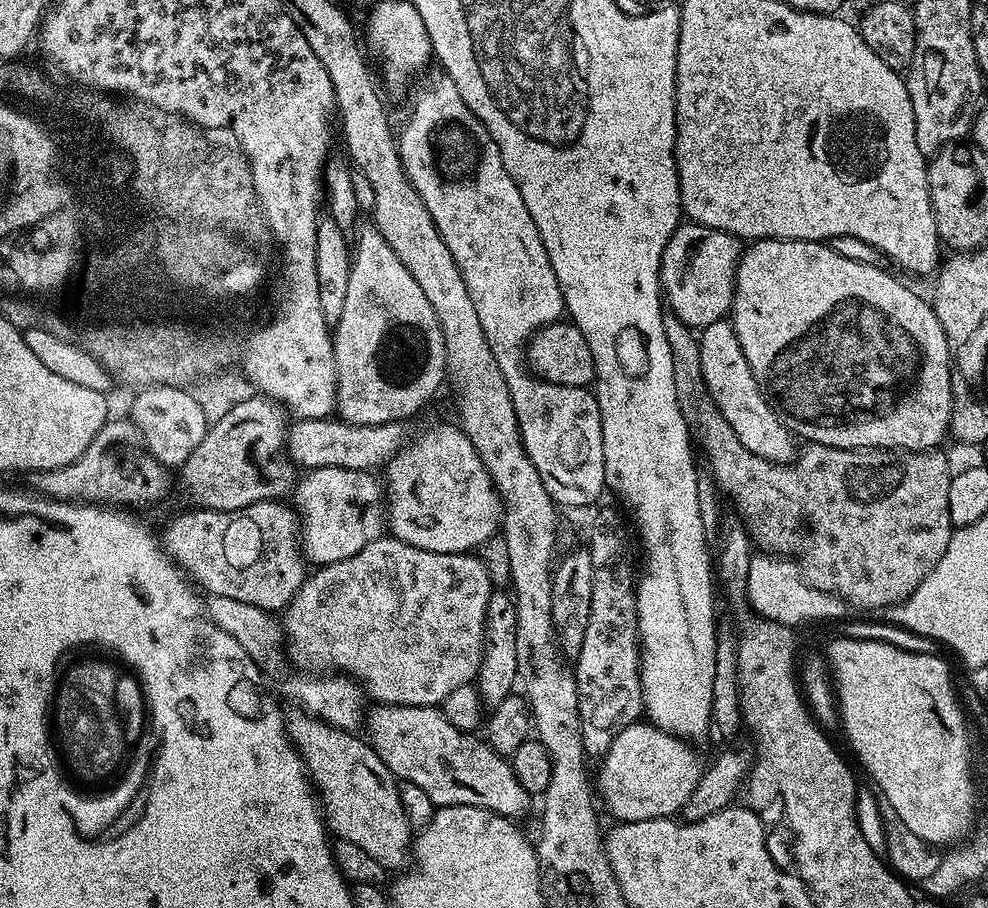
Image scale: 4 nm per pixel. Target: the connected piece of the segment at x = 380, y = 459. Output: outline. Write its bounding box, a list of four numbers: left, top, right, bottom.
[286,418,406,472]

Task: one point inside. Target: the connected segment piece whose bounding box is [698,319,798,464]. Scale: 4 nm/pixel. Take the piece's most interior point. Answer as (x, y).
(728, 378)

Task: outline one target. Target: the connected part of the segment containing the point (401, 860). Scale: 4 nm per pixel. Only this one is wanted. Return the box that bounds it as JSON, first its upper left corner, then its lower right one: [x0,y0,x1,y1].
[286,710,414,870]

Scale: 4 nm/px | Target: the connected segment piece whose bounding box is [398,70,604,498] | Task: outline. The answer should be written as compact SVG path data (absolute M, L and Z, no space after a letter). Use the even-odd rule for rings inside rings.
M443 70L432 71L425 71L419 77L420 85L413 90L412 97L408 100L404 125L401 128L399 125L398 128L402 166L414 190L418 190L426 210L430 210L430 218L434 218L438 234L442 234L442 242L446 242L450 254L454 254L462 282L466 282L466 290L470 290L470 302L474 302L474 310L478 314L478 322L482 322L486 342L512 395L526 454L542 477L549 475L552 464L556 467L557 474L561 476L561 497L566 498L572 493L572 484L576 484L576 492L580 492L580 496L592 496L592 492L596 492L596 488L592 488L592 480L604 480L601 414L595 395L586 394L582 388L563 388L560 384L549 384L533 375L526 363L526 342L536 335L539 328L557 323L566 312L554 266L550 266L550 258L546 254L546 246L542 246L538 226L534 226L534 218L530 218L530 210L526 210L522 194L518 194L518 186L514 186L514 178L510 178L502 162L502 154L494 138L490 138L490 130L486 130L474 110L462 102L458 86L454 86L448 73ZM548 440L556 451L553 456L548 453Z

